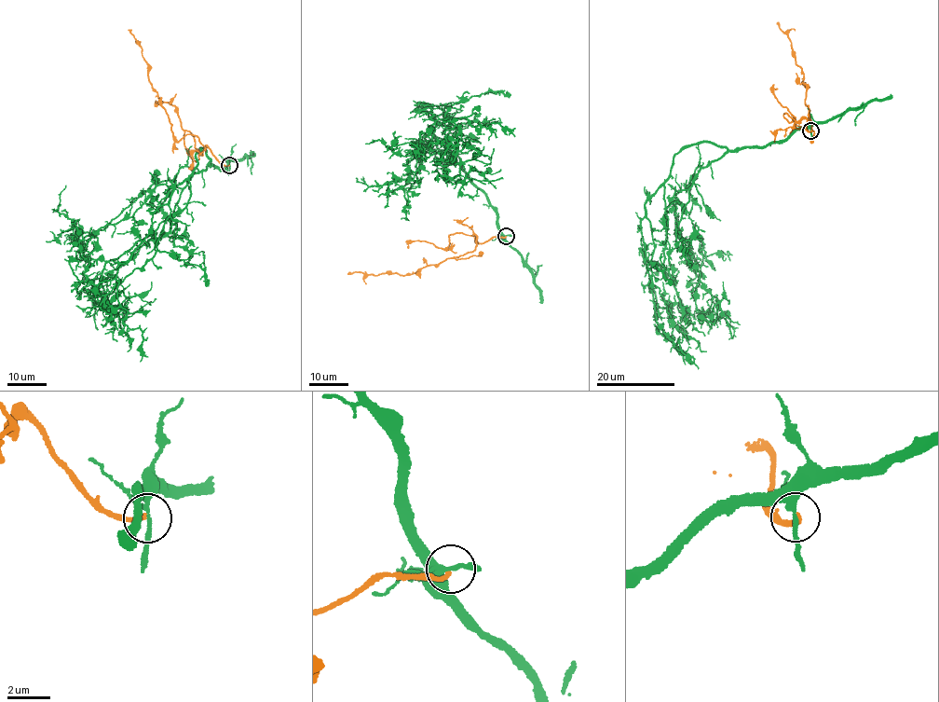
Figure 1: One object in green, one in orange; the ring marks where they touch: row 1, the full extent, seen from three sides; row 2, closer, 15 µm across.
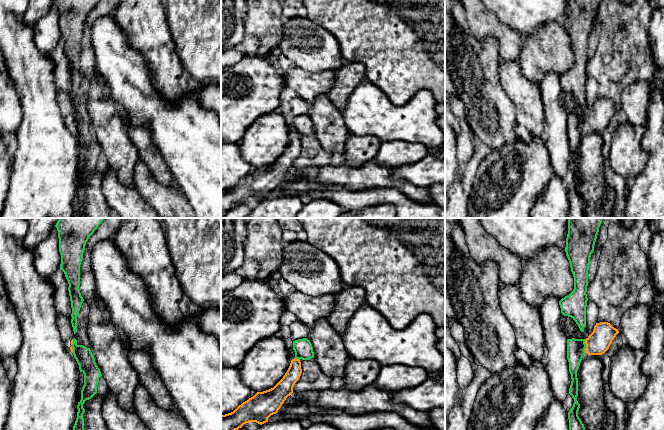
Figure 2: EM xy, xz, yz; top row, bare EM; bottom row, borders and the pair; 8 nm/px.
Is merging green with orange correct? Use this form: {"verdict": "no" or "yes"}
{"verdict": "no"}

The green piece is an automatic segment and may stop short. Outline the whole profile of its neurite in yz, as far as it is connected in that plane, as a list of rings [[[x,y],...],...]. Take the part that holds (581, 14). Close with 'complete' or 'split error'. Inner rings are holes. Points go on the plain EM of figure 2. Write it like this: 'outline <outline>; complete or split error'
outline [[[568,0],[565,28],[574,53],[573,67],[559,77],[561,89],[571,93],[581,108],[586,103],[590,33],[601,0]]]; complete

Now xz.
outline [[[307,114],[295,116],[292,121],[296,135],[309,136],[314,134],[312,120]]]; complete

